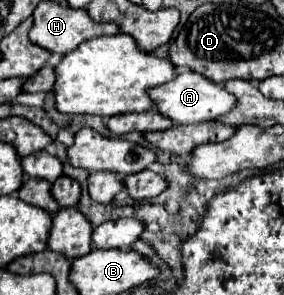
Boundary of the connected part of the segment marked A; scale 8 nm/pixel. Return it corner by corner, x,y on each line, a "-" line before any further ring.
182,70
172,82
166,82
164,86
156,86
156,90
148,90
148,92
156,102
156,110
168,116
170,120
174,120
174,124
198,124
220,118
230,110
234,110
238,102
236,96
230,94
222,84
216,84
194,70

